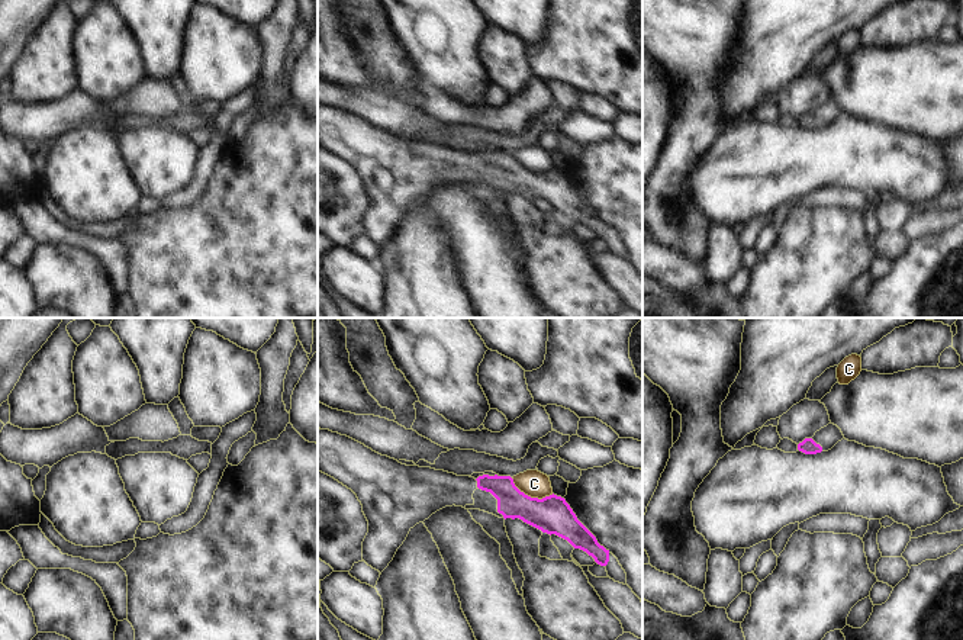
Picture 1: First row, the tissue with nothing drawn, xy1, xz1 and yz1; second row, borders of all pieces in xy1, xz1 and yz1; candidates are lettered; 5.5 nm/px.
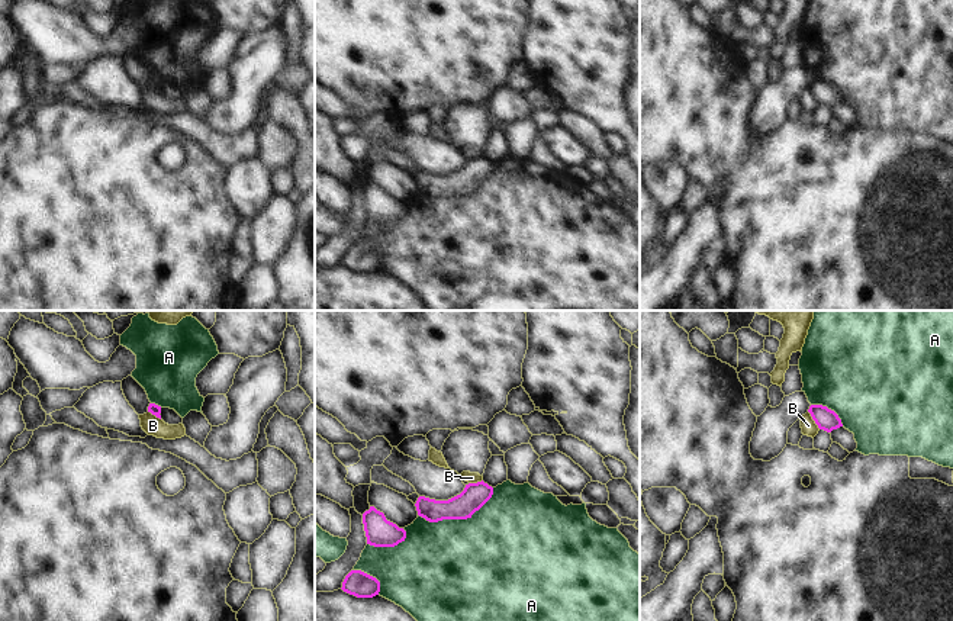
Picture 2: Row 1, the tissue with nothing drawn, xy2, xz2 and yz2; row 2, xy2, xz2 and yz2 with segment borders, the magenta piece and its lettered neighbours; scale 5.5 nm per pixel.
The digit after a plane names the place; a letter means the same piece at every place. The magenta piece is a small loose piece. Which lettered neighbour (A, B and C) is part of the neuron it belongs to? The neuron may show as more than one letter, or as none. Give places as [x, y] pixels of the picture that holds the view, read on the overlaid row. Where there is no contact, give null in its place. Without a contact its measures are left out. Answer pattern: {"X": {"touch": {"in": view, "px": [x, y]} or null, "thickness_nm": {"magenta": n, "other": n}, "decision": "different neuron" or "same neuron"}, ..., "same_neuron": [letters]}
{"A": {"touch": {"in": "xz2", "px": [459, 518]}, "thickness_nm": {"magenta": 140, "other": 500}, "decision": "different neuron"}, "B": {"touch": {"in": "yz2", "px": [813, 418]}, "thickness_nm": {"magenta": 120, "other": 90}, "decision": "different neuron"}, "C": {"touch": {"in": "xz1", "px": [530, 497]}, "thickness_nm": {"magenta": 200, "other": 150}, "decision": "different neuron"}, "same_neuron": []}

